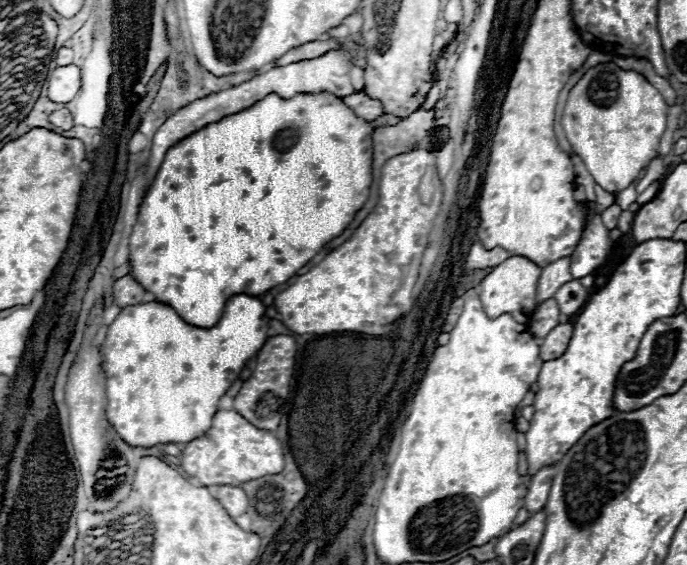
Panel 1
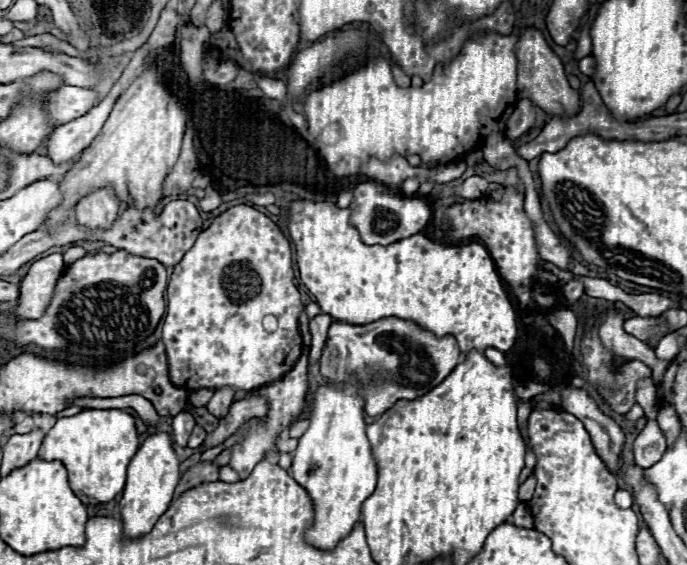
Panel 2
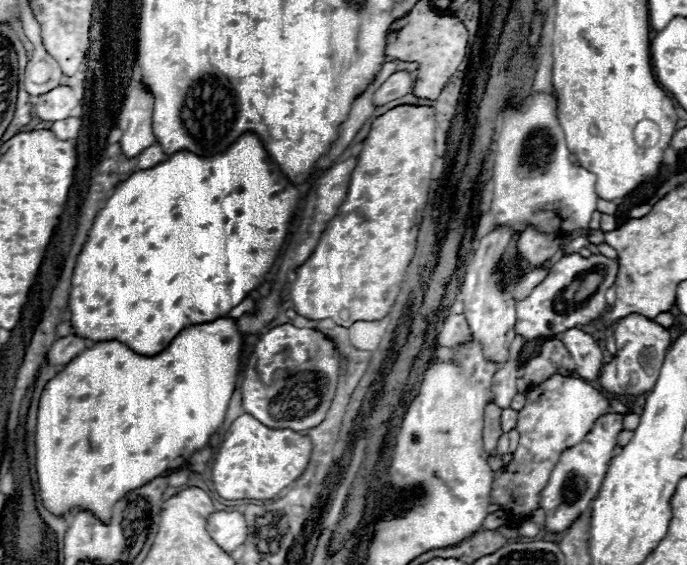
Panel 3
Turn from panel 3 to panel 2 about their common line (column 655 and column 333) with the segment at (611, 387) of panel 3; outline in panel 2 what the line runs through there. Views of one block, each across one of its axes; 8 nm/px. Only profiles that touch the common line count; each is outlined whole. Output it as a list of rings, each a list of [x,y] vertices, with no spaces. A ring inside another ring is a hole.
[[[386,318],[366,326],[332,322],[320,356],[320,374],[338,386],[356,378],[360,384],[358,394],[364,400],[364,412],[366,416],[376,418],[398,400],[414,400],[438,386],[456,368],[458,358],[460,350],[454,336],[436,338],[414,322],[398,318]]]

